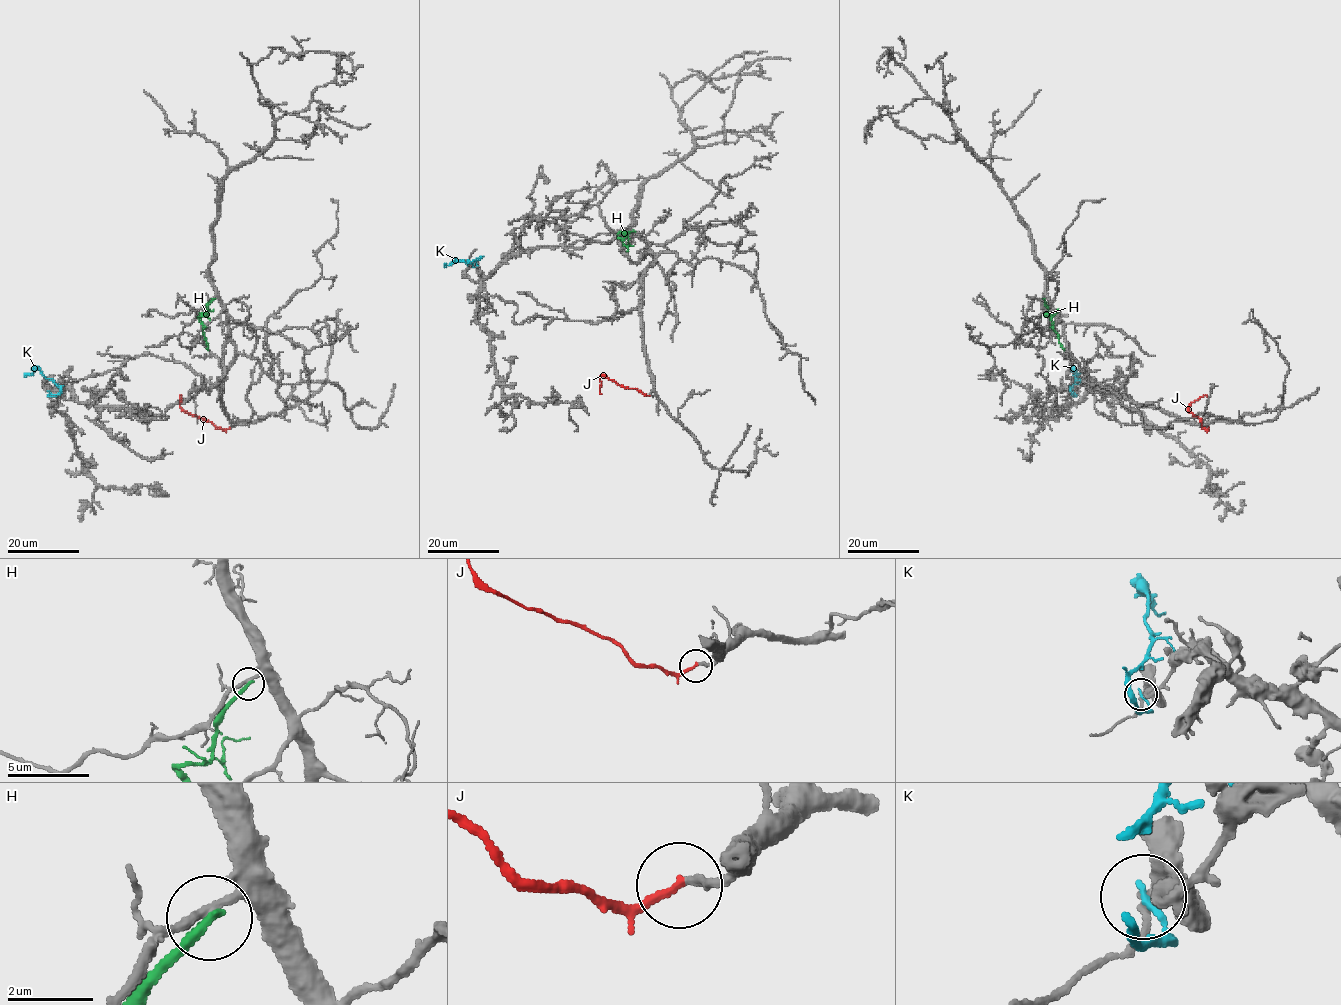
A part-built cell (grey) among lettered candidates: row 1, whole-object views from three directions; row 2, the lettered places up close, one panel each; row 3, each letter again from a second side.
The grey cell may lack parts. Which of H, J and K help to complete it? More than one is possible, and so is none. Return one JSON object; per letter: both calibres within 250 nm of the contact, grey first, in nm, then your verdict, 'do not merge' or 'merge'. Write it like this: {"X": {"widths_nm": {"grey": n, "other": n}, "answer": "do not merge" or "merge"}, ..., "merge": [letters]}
{"H": {"widths_nm": {"grey": 200, "other": 240}, "answer": "do not merge"}, "J": {"widths_nm": {"grey": 200, "other": 200}, "answer": "merge"}, "K": {"widths_nm": {"grey": 180, "other": 130}, "answer": "do not merge"}, "merge": ["J"]}

